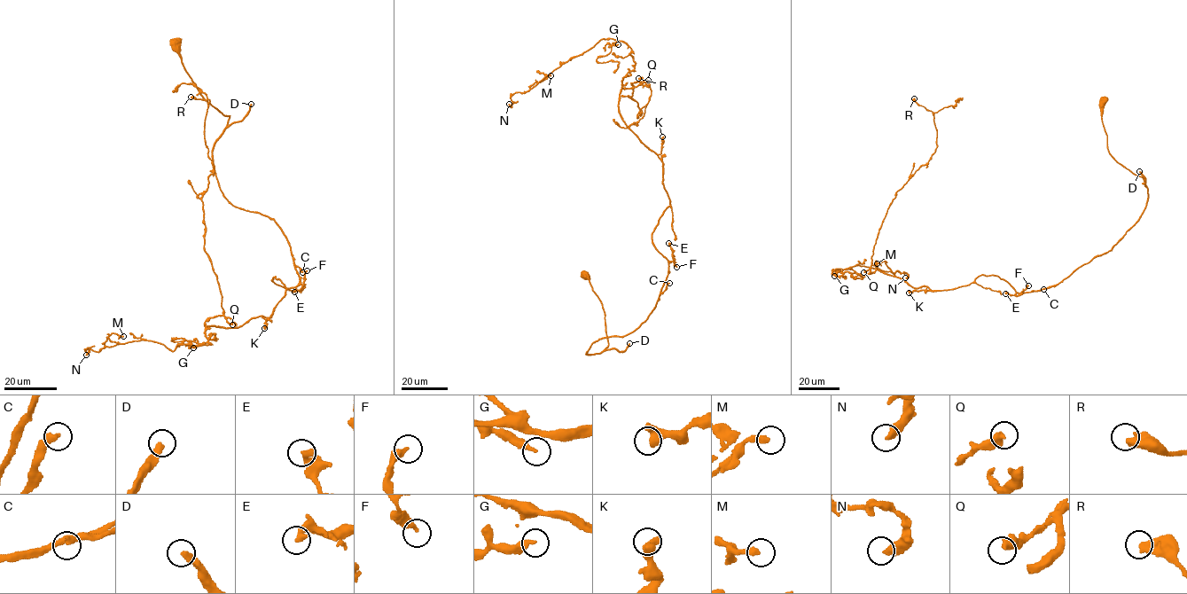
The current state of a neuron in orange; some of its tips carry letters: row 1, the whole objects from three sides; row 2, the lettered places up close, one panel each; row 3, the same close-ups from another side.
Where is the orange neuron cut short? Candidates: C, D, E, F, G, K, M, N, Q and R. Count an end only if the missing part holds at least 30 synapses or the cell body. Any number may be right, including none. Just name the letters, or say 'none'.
D

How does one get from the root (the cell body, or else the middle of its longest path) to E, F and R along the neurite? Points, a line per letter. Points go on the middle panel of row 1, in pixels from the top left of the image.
E: (584, 275), (602, 303), (608, 341), (589, 355), (598, 339), (626, 336), (646, 319), (673, 261), (668, 243)
F: (584, 275), (602, 303), (608, 341), (589, 355), (598, 339), (626, 336), (646, 319), (668, 263), (676, 267)
R: (584, 275), (608, 341), (589, 355), (667, 275), (662, 161), (619, 105), (641, 81), (641, 114), (638, 78)

